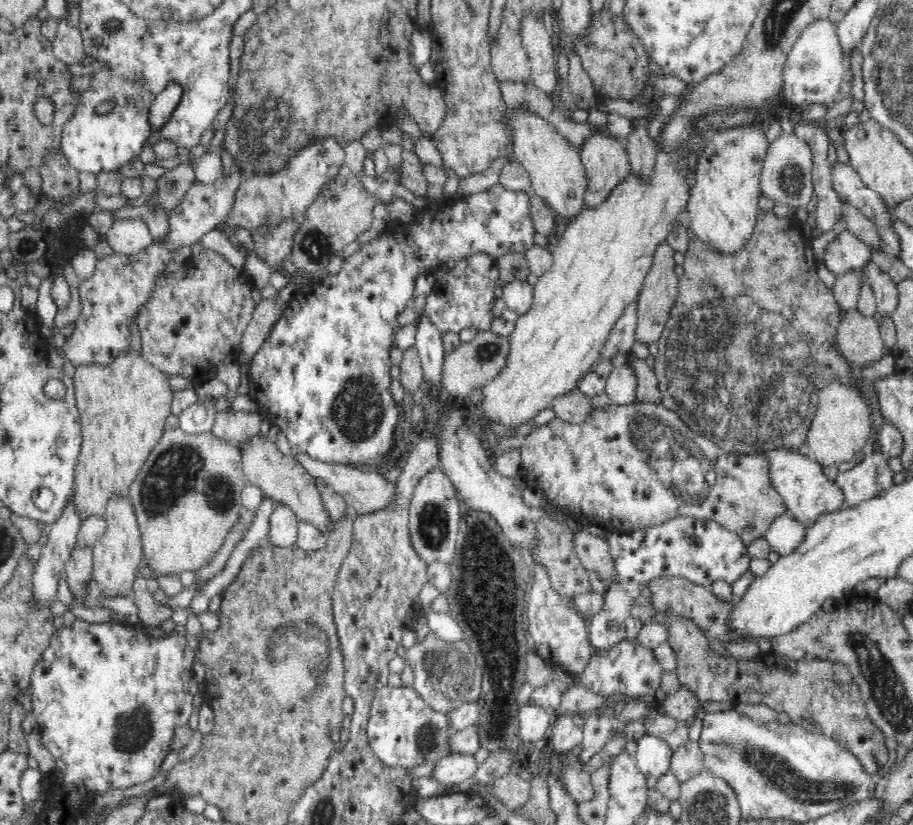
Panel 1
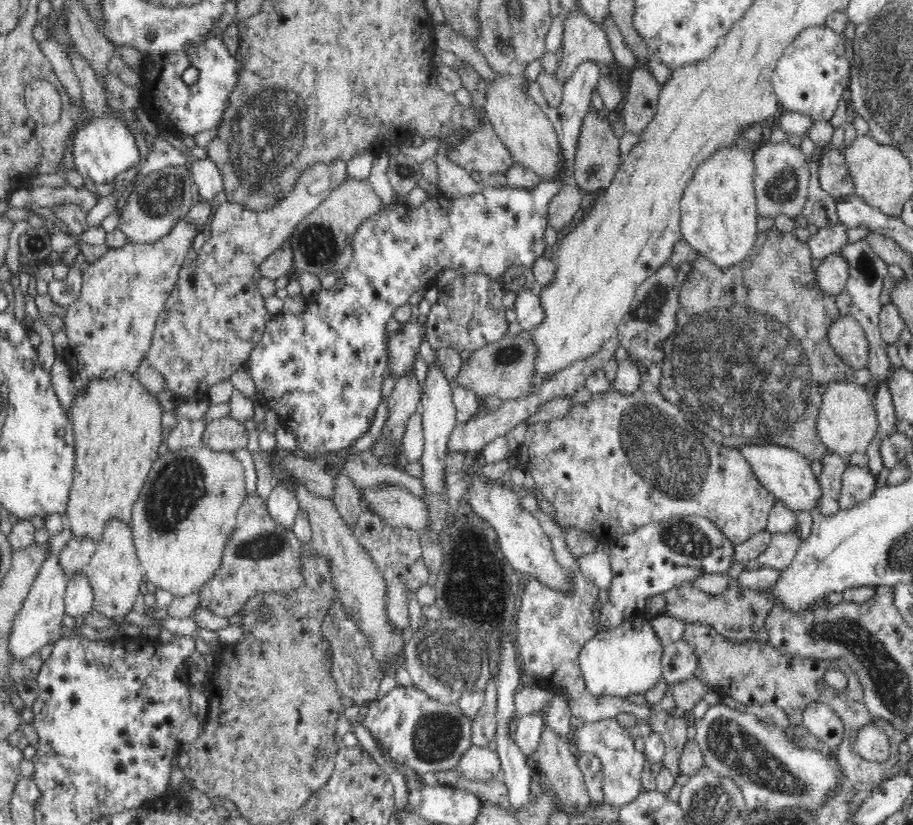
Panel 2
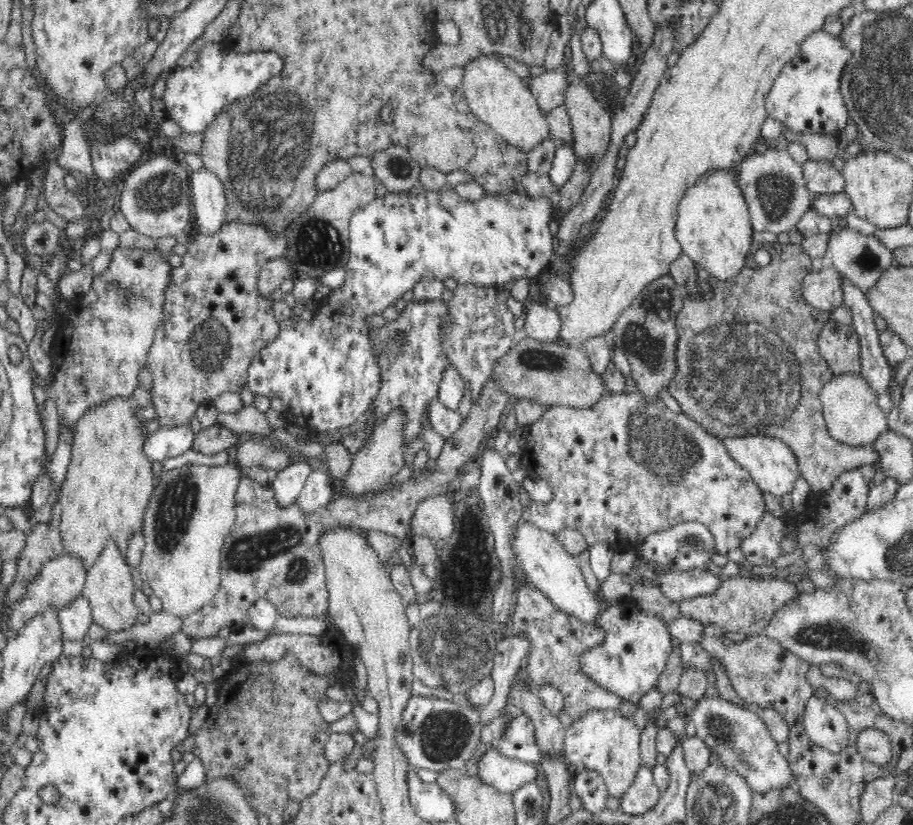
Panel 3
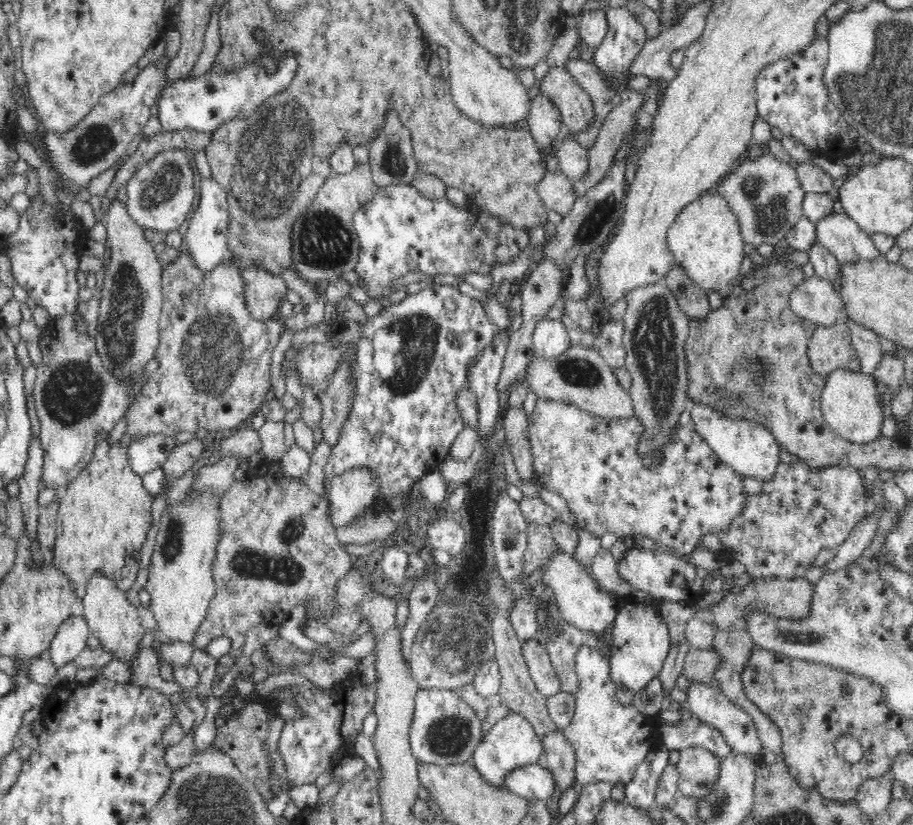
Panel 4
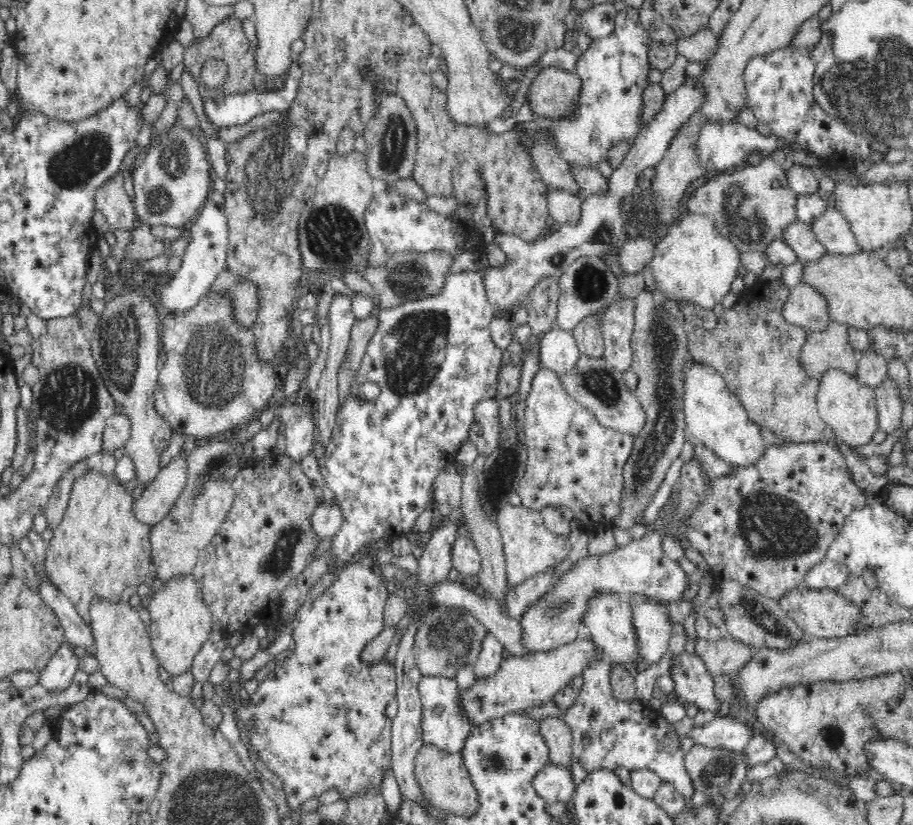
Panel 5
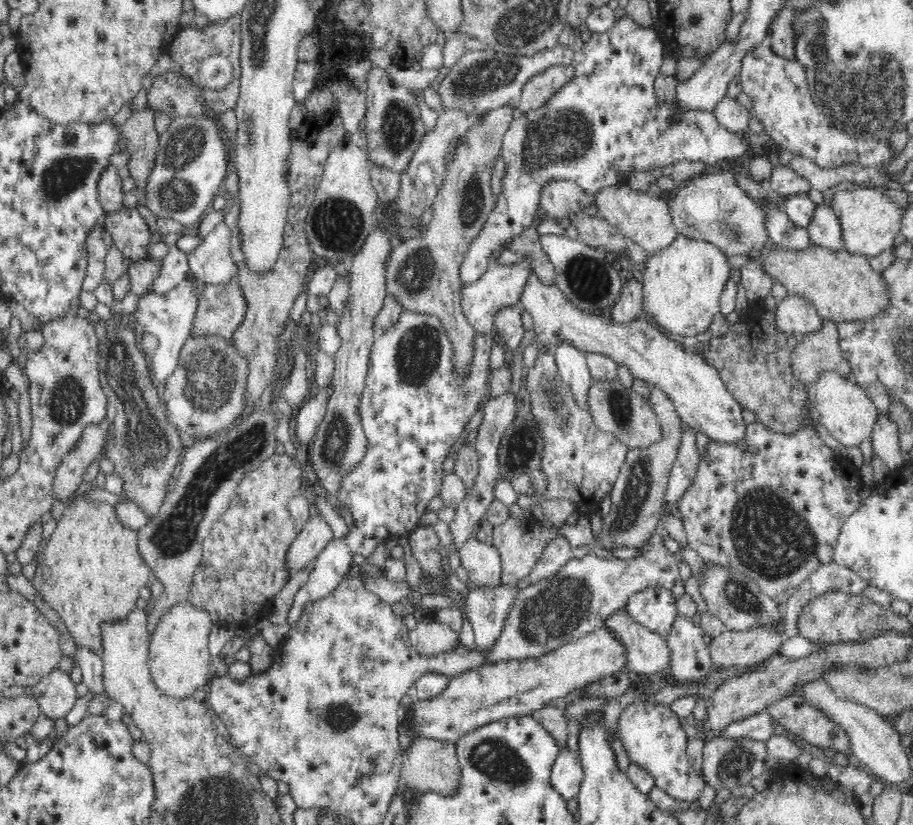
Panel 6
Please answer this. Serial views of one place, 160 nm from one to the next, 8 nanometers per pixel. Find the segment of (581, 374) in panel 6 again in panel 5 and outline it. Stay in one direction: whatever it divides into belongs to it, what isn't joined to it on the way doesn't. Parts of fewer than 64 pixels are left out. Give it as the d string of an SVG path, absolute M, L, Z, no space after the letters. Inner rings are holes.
M557 327L544 332L538 341L540 342L540 350L538 350L540 369L550 370L556 374L568 372L580 356L573 334Z

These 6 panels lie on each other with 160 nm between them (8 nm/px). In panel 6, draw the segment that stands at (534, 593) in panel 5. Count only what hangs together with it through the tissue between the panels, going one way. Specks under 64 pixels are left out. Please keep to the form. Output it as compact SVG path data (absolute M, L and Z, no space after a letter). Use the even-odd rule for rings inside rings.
M559 535L556 540L552 540L544 548L544 554L536 562L536 566L531 570L530 574L527 577L522 577L517 582L516 590L522 592L530 584L535 584L540 580L555 575L572 558L571 549L572 546L563 535Z

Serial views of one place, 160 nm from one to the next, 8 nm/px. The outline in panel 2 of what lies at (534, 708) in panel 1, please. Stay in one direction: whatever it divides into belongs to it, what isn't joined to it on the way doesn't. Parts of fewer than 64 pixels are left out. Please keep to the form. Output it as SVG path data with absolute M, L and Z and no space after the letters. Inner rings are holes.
M540 712L520 715L516 720L515 743L529 759L533 759L541 741L541 734L545 728L543 714Z

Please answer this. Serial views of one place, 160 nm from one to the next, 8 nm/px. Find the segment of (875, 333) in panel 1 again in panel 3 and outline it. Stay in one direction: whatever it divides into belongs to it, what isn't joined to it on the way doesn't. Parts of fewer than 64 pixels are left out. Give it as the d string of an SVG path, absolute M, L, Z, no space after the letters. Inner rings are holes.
M830 320L819 335L818 347L835 375L861 373L861 347L853 326Z

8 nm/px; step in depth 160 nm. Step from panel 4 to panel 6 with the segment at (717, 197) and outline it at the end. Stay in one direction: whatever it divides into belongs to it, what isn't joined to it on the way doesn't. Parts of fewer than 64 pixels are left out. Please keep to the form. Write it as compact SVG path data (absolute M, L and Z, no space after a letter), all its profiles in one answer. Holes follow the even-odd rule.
M680 233L654 254L648 255L642 274L644 317L666 336L697 336L710 328L720 310L720 294L730 278L728 256L716 244Z

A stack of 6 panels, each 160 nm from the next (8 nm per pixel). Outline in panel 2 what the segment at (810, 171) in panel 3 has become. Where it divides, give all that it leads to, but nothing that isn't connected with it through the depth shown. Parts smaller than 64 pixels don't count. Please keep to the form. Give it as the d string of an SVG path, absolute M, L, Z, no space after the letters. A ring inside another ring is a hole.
M825 149L820 160L818 180L822 189L835 197L837 202L844 202L848 196L856 194L856 185L848 169L845 155L838 150Z

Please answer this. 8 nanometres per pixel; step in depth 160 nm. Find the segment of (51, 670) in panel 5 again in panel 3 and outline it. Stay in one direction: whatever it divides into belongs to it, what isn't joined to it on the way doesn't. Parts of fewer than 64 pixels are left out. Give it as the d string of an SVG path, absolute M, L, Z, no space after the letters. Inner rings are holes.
M83 592L78 593L70 604L59 610L62 640L80 641L93 623L92 608Z

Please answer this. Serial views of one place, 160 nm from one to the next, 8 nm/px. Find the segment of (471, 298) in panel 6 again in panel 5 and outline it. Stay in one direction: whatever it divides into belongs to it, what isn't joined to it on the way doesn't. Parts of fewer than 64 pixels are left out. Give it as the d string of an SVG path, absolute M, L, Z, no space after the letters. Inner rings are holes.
M677 54L674 64L662 71L660 85L665 95L662 108L633 138L622 162L613 168L612 174L608 176L605 191L588 193L588 196L581 201L577 223L558 224L532 242L510 233L495 234L494 244L500 246L509 259L506 265L489 267L483 277L486 295L490 298L491 307L496 308L496 314L507 315L512 306L522 306L528 293L542 278L559 278L570 264L574 264L582 256L604 258L612 247L618 244L625 224L622 206L637 185L640 172L662 160L672 137L682 128L686 118L701 105L703 97L701 90L693 86L694 77L685 76L688 61L685 56Z

